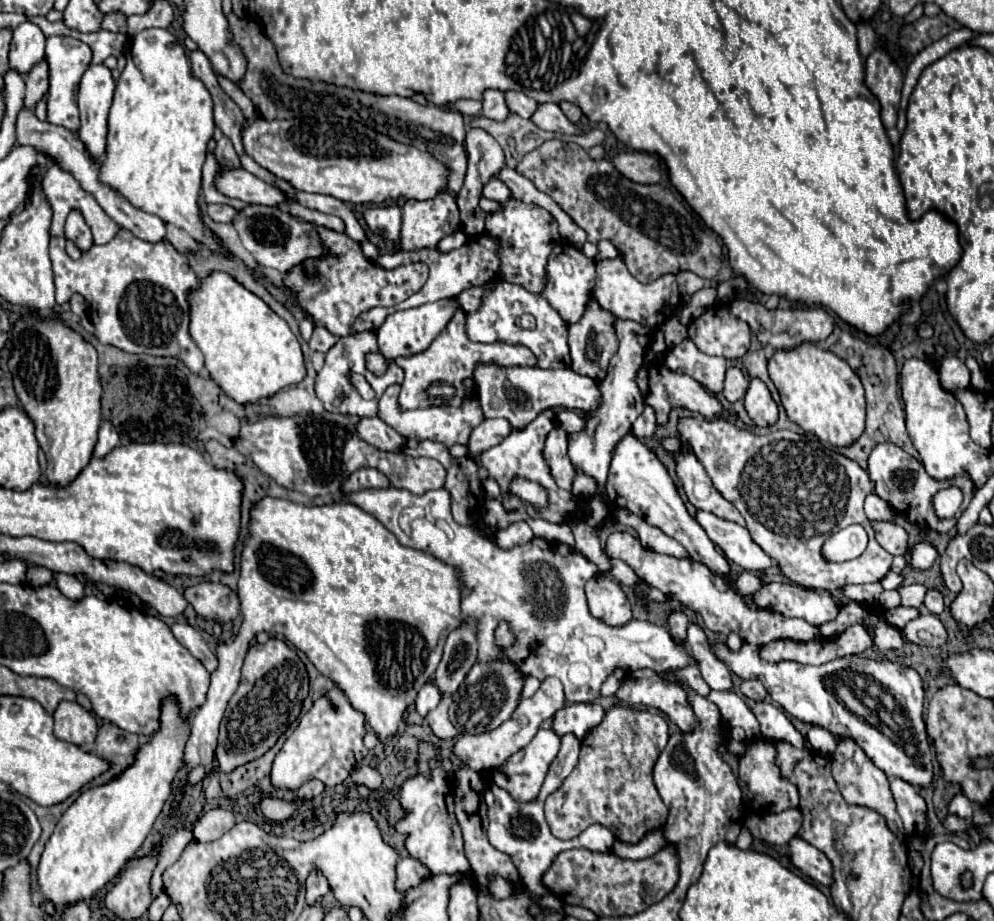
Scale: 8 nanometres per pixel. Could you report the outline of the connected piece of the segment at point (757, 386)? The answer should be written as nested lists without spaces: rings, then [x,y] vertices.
[[[752,380],[748,390],[746,390],[746,398],[744,398],[744,406],[748,410],[748,416],[754,420],[756,426],[766,428],[776,424],[778,420],[778,406],[772,400],[768,388],[764,382],[760,380]]]

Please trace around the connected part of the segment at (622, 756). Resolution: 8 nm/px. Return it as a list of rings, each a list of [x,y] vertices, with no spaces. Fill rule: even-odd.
[[[616,706],[606,712],[602,724],[594,728],[584,740],[582,740],[582,752],[580,762],[574,768],[574,772],[564,780],[562,788],[558,788],[554,794],[546,798],[544,810],[546,820],[550,824],[550,830],[560,840],[570,840],[578,836],[582,830],[586,830],[590,824],[602,824],[614,832],[614,838],[628,844],[638,844],[648,832],[660,830],[666,824],[668,810],[664,802],[658,796],[658,790],[652,782],[652,768],[662,752],[662,748],[668,742],[668,724],[660,714],[648,712],[648,710],[634,710],[628,706]]]

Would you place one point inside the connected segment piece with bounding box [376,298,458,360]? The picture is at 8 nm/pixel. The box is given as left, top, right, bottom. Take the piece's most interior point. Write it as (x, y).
(405, 333)

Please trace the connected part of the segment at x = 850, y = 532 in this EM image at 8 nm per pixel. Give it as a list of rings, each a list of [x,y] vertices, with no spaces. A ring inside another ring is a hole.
[[[850,526],[836,534],[832,534],[824,546],[822,554],[830,562],[846,562],[852,558],[858,558],[868,546],[868,534],[862,526]]]

